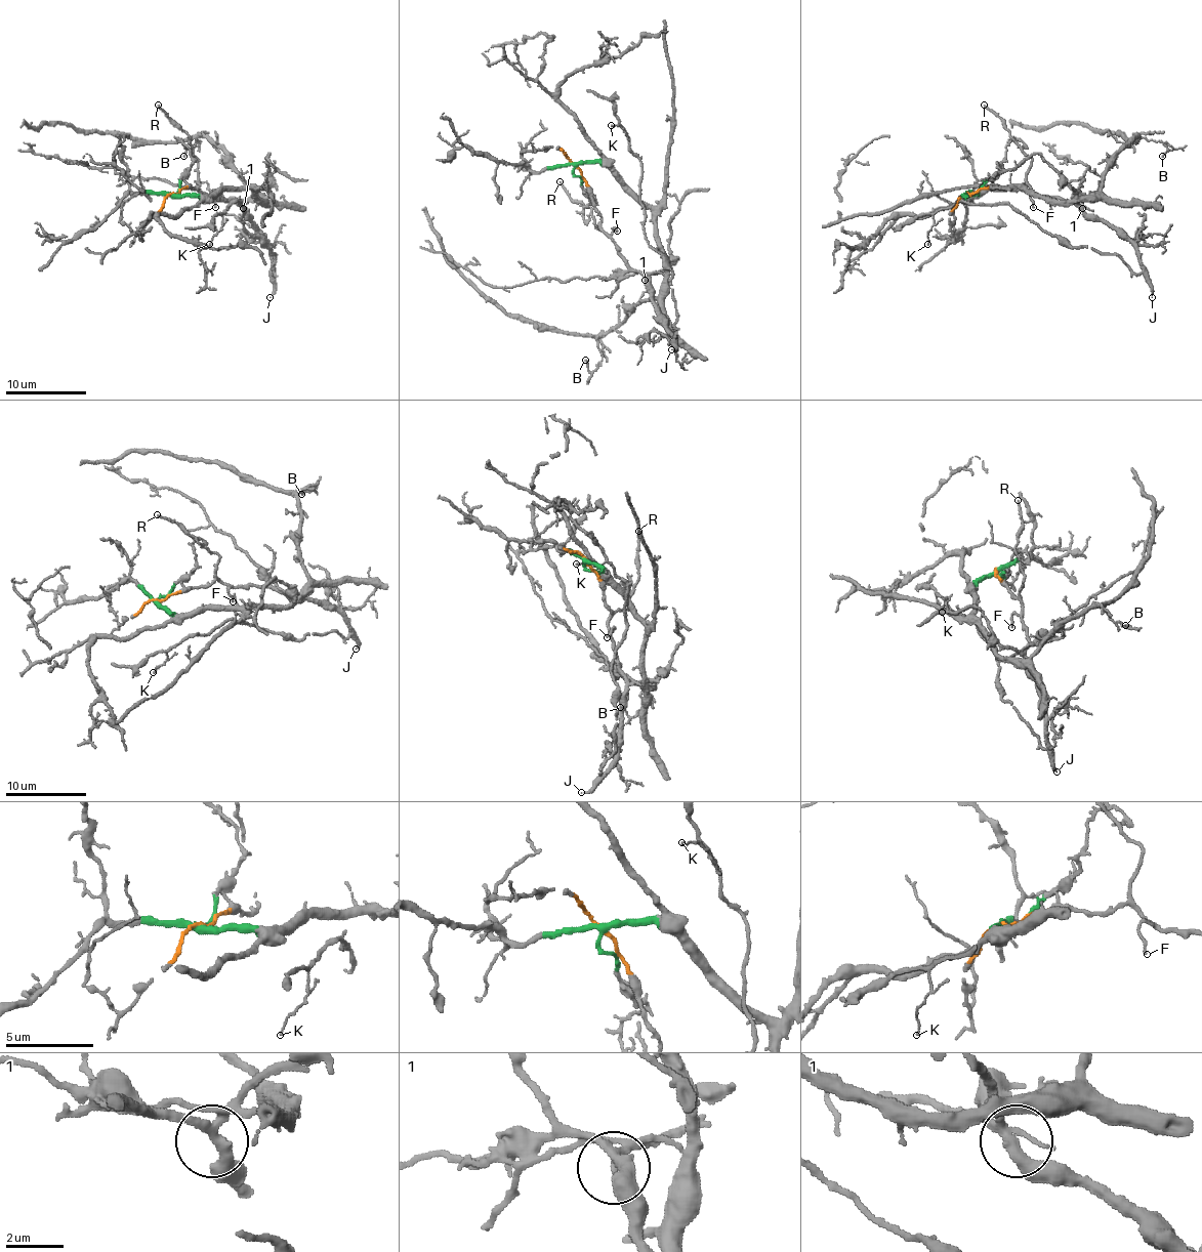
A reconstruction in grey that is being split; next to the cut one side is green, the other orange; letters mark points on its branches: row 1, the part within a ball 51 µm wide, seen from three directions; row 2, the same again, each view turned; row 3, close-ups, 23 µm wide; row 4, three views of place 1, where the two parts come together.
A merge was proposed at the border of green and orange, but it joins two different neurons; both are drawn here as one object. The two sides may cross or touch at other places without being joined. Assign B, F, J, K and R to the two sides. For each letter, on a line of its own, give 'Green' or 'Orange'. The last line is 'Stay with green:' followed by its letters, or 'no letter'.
B: Green
F: Orange
J: Orange
K: Orange
R: Orange
Stay with green: B

